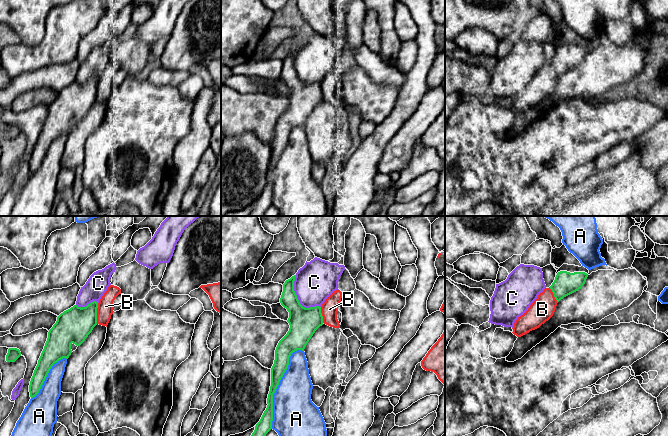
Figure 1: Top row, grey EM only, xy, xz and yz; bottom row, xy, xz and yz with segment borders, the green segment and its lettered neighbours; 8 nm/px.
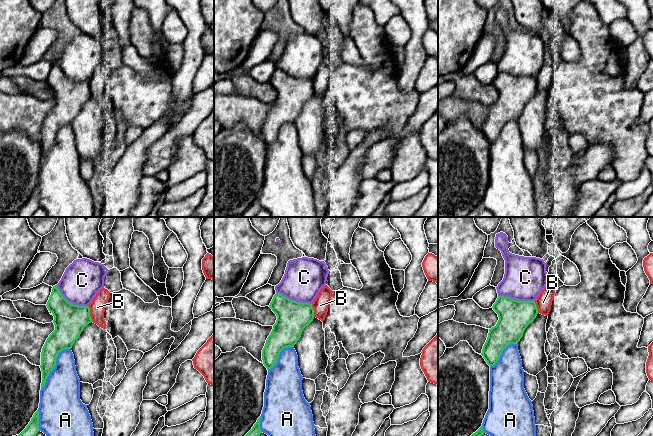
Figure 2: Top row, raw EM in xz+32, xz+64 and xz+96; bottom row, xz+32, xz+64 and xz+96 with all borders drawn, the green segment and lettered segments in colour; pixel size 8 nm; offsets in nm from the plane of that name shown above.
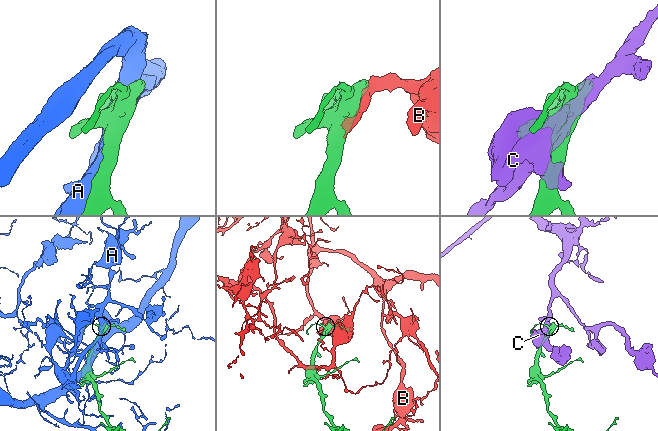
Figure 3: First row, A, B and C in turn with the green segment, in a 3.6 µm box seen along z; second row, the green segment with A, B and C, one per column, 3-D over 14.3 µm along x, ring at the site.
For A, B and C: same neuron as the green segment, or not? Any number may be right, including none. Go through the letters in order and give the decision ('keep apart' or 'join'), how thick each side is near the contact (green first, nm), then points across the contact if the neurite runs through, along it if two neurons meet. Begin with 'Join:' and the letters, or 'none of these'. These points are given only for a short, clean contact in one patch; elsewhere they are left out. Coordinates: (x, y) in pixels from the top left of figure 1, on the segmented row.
Join: B
A: keep apart | 120/340 nm
B: join | 280/130 nm
C: keep apart | 220/320 nm

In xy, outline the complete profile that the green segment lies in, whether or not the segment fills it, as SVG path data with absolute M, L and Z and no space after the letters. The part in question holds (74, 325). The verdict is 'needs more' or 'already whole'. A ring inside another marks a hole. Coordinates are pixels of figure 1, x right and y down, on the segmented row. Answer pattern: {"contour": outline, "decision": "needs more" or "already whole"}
{"contour": "M110 285L98 302L93 301L82 308L74 305L57 317L56 323L48 332L47 341L30 381L31 398L39 393L52 366L63 358L69 358L72 343L80 346L97 324L107 327L114 312L113 302L119 294L121 289Z", "decision": "needs more"}

